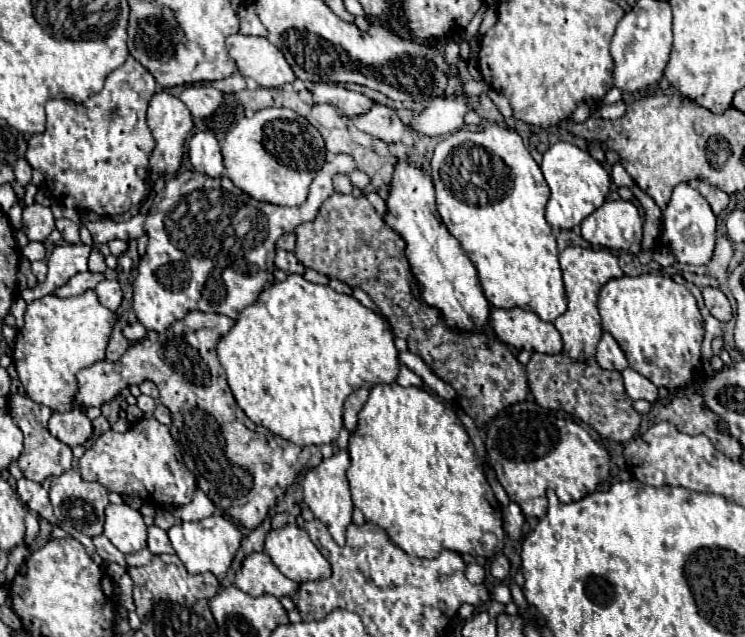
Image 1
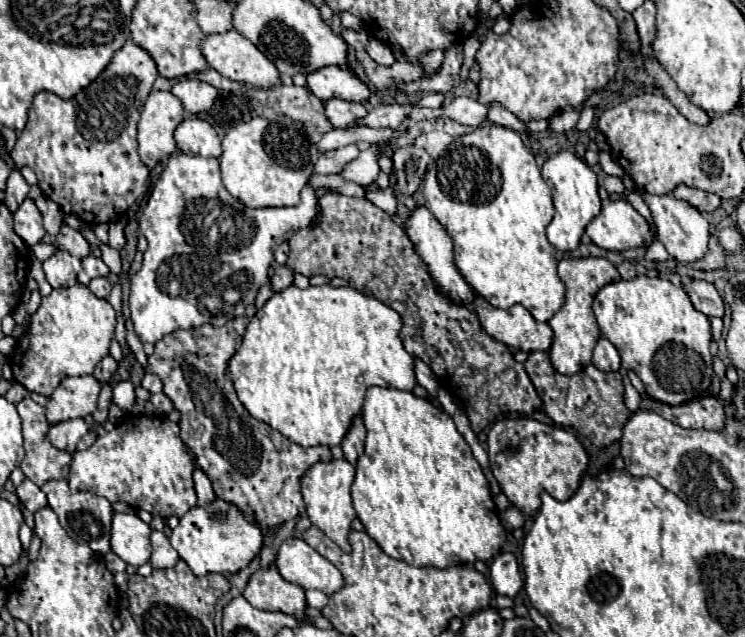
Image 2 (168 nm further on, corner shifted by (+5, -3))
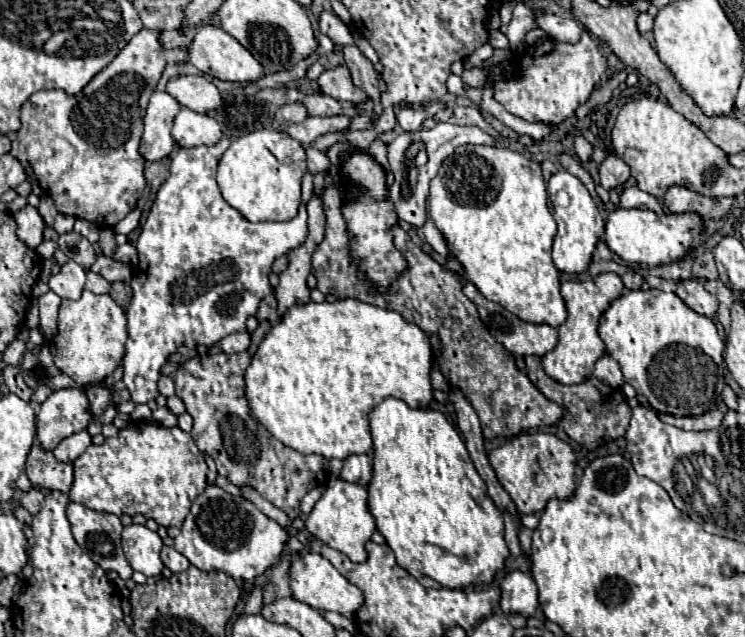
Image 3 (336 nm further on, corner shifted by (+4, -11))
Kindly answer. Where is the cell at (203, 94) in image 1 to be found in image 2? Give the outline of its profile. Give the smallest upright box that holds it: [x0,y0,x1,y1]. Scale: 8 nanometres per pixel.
[171,78,217,114]

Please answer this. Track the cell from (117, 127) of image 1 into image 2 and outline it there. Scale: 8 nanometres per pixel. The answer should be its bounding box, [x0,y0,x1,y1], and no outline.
[11,38,157,226]

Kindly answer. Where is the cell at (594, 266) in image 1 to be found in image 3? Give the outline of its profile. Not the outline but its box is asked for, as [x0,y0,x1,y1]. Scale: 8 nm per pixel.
[542,272,624,384]

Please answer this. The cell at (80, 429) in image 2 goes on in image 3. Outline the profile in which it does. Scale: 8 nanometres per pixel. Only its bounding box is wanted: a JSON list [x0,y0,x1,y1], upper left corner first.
[54,430,92,462]

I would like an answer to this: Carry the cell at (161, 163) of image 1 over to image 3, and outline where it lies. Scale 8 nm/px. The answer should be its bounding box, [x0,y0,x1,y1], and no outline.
[140,92,180,162]

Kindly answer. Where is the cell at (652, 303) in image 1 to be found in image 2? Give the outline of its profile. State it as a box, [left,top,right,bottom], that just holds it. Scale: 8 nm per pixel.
[593,276,713,406]

